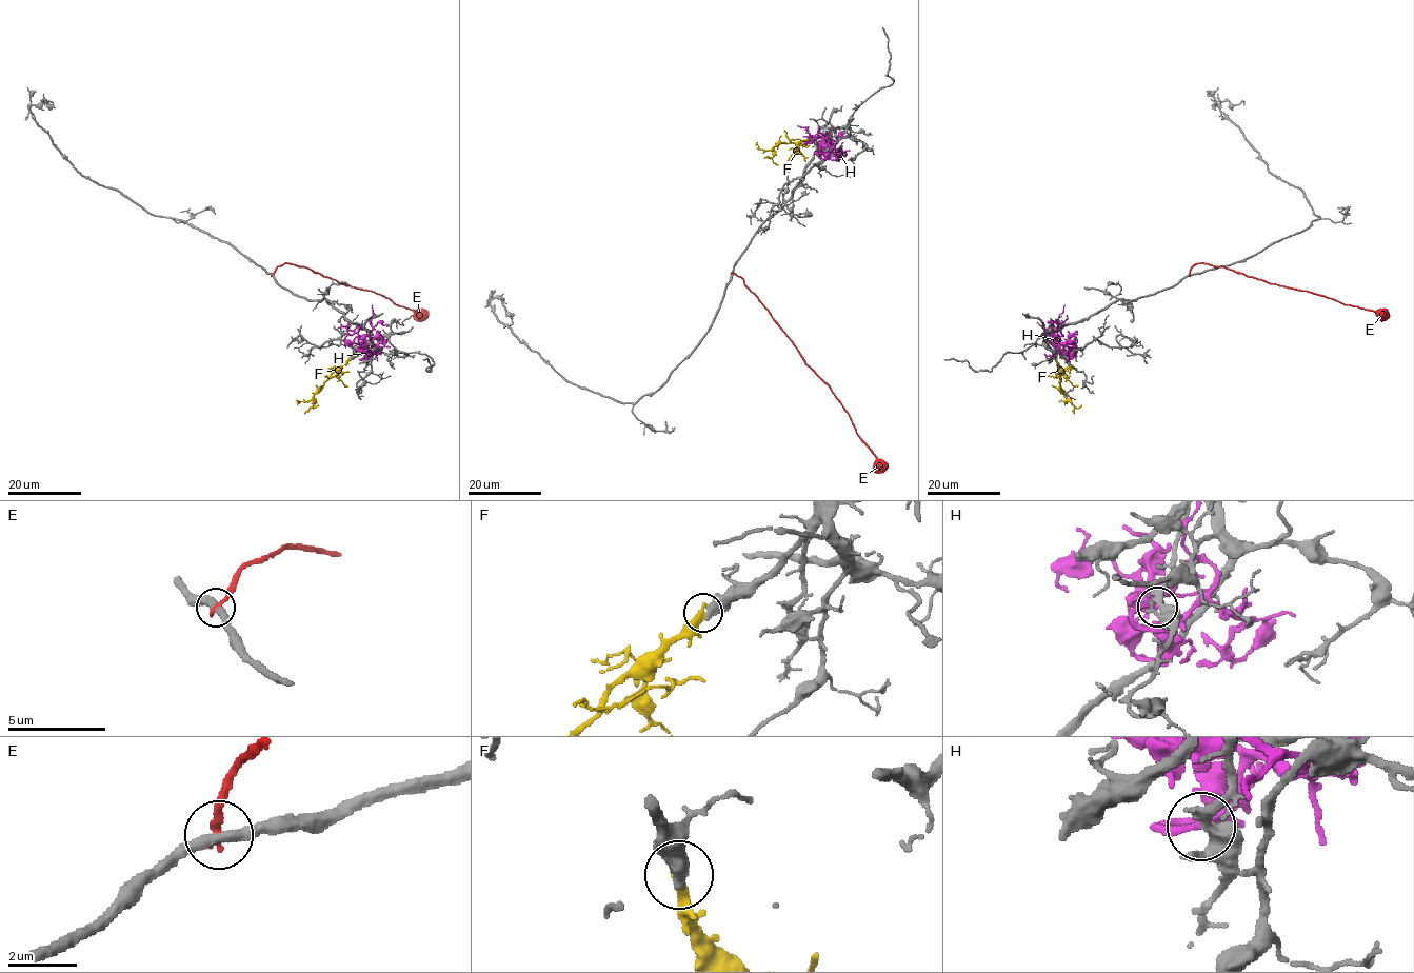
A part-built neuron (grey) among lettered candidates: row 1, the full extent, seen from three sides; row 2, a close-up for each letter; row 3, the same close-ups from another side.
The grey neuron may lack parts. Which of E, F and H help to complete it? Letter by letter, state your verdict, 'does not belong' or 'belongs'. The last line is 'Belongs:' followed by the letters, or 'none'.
E: does not belong
F: does not belong
H: does not belong
Belongs: none

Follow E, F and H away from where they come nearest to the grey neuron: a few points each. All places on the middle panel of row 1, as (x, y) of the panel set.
E: (732, 273), (743, 280), (805, 363), (830, 388), (882, 473)
F: (809, 139), (777, 143), (773, 149), (772, 159), (778, 164)
H: (824, 150), (819, 151), (827, 153), (835, 143), (817, 143), (813, 138), (817, 136), (797, 125)

